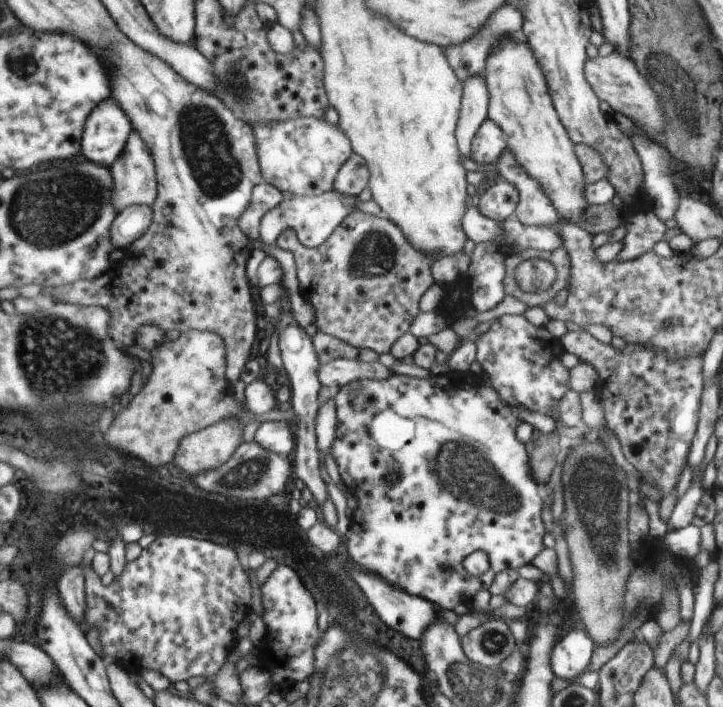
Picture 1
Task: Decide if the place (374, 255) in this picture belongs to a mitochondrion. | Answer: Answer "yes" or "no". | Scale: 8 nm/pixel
yes

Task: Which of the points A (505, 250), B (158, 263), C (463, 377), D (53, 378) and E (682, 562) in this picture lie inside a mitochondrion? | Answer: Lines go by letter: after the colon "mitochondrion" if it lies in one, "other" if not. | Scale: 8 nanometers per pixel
A: other
B: other
C: other
D: mitochondrion
E: other

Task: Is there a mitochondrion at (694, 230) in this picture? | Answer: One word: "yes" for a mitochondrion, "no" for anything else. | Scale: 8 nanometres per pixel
no

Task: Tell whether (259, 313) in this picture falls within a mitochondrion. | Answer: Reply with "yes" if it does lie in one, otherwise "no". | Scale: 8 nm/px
no

